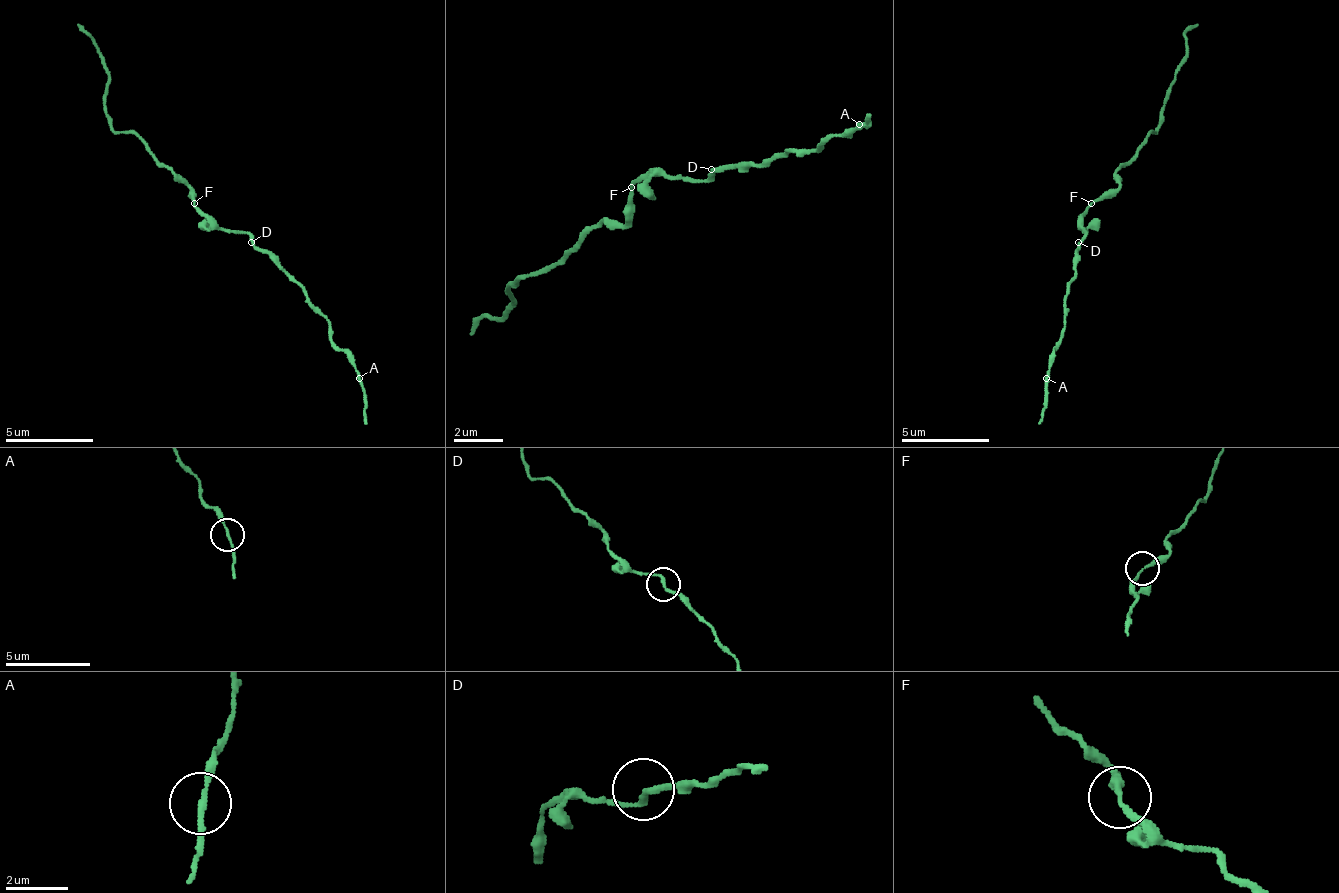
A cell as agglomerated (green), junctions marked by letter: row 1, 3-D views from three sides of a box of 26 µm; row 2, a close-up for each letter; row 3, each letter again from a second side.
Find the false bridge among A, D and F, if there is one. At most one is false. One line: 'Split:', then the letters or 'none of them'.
Split: none of them

